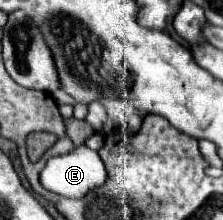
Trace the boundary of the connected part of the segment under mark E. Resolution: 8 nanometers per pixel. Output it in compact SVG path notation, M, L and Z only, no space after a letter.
M82 144L64 156L50 158L40 180L54 194L78 198L102 186L106 182L106 170L98 152Z

